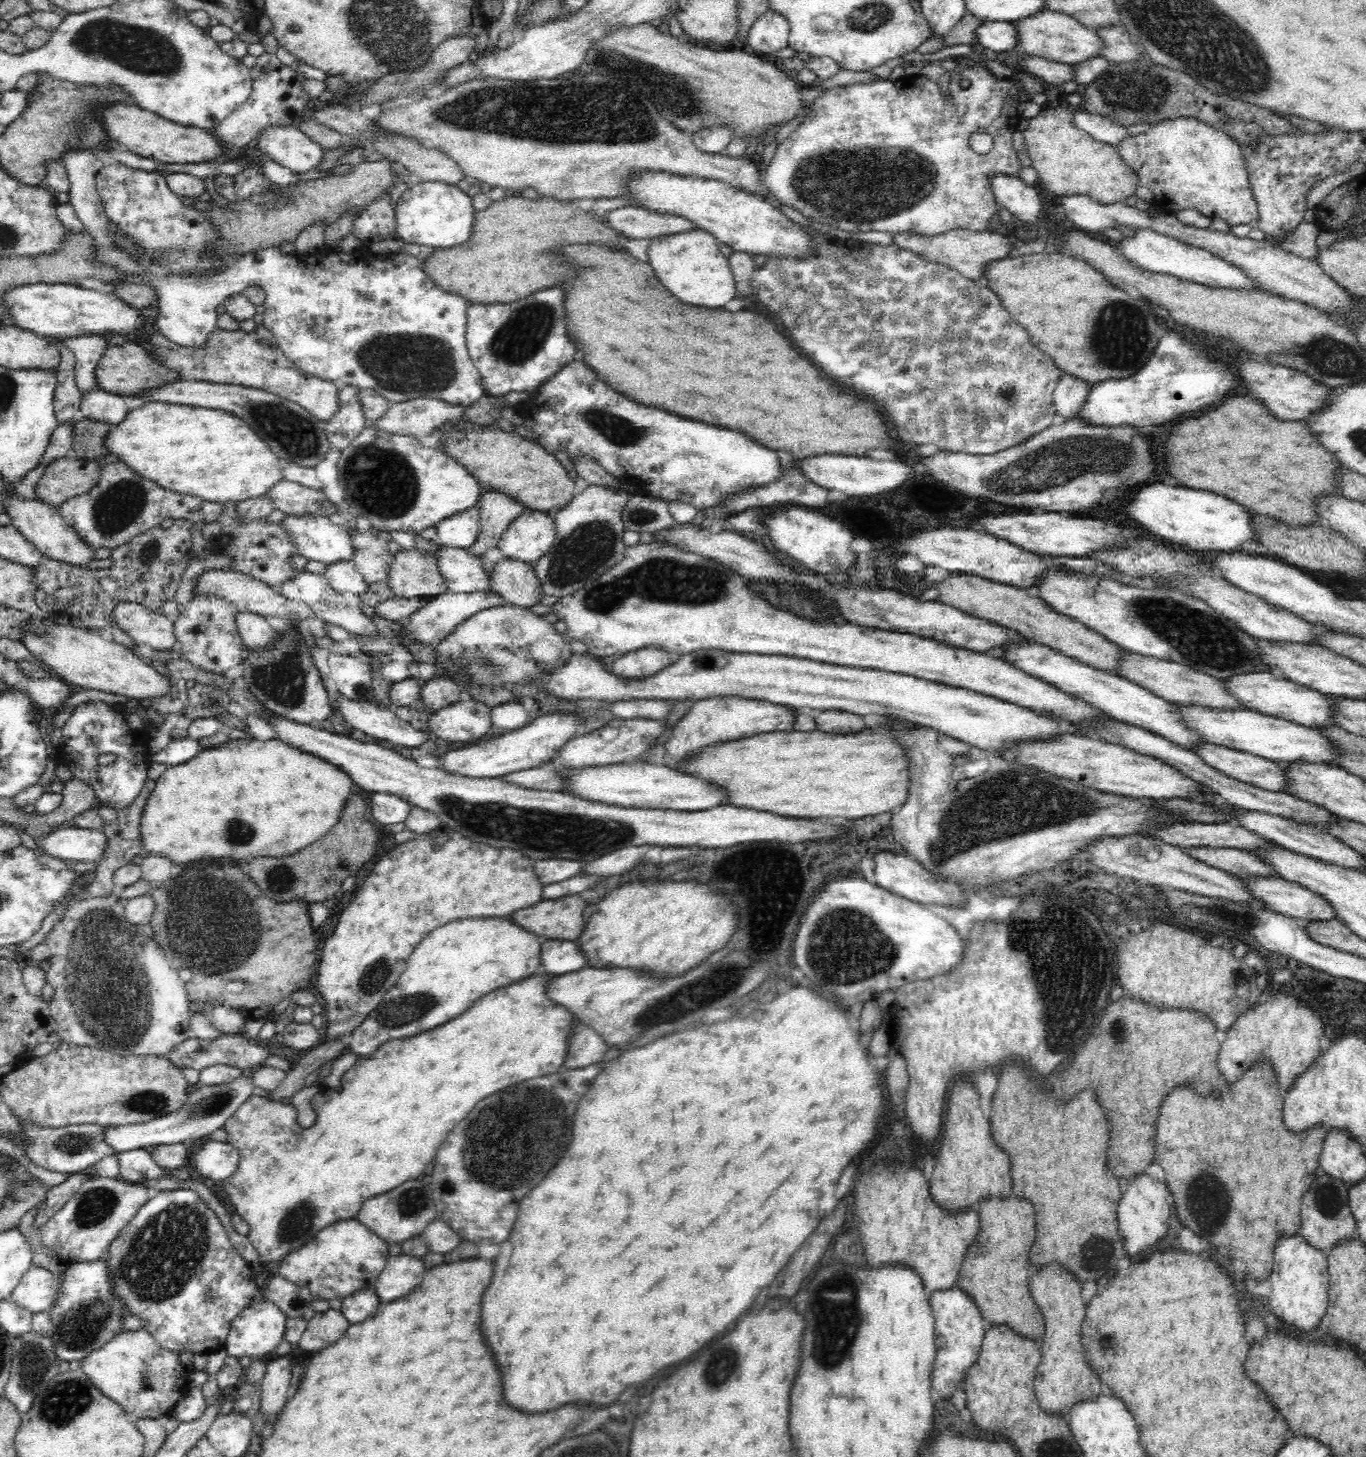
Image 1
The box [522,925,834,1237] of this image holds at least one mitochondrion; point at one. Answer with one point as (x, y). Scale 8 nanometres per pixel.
(712, 988)

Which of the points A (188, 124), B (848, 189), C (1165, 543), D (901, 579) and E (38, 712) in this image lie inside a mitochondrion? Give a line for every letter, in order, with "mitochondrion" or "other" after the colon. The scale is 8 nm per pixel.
A: other
B: mitochondrion
C: other
D: other
E: other

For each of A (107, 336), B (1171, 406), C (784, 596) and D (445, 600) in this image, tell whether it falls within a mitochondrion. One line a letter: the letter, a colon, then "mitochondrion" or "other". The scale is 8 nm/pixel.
A: other
B: other
C: mitochondrion
D: other

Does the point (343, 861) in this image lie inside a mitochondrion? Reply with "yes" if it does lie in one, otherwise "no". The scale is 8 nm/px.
yes

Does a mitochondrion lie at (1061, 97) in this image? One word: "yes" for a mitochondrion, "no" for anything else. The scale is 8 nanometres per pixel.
no

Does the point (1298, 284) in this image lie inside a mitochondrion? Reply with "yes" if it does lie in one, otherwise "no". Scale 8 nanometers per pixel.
no

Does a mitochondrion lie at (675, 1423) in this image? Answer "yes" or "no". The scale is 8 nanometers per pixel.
no

